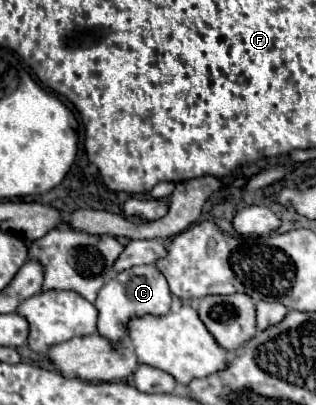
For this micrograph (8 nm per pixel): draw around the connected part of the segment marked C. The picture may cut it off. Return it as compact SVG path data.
M154 265L126 269L118 273L114 279L110 279L96 297L94 305L98 309L98 335L108 339L116 347L128 337L130 319L144 315L162 317L170 311L170 303L172 303L172 295L168 291L168 283Z

